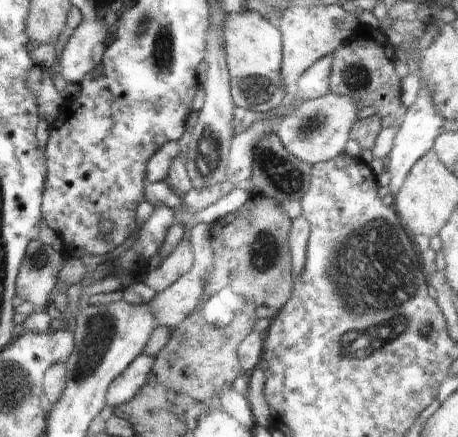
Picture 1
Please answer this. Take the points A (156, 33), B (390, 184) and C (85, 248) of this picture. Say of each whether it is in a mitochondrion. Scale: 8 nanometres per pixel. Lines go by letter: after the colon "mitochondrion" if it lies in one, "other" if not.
A: mitochondrion
B: other
C: other

